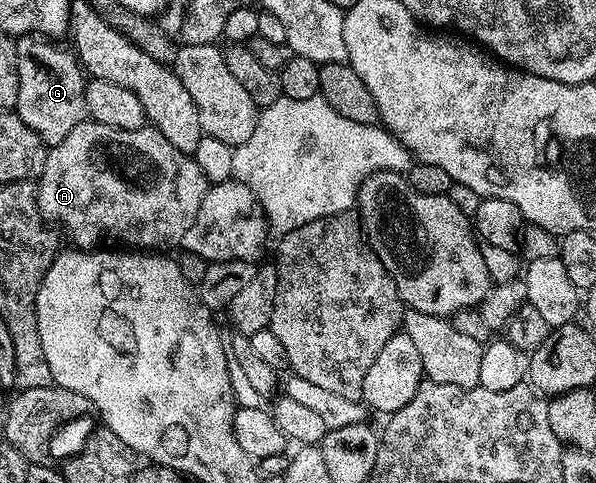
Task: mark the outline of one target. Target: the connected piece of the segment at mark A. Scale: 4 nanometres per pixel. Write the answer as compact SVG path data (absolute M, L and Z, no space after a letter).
M92 120L80 122L75 128L71 128L71 132L67 132L67 136L55 147L49 150L49 155L45 161L43 172L36 179L37 187L37 203L39 204L39 212L44 216L45 221L50 224L56 224L70 238L72 245L77 248L97 248L110 238L110 243L121 244L117 242L126 242L126 247L140 248L145 252L169 252L172 246L180 247L185 240L187 228L191 228L191 224L195 220L195 216L199 212L199 204L203 204L203 196L209 191L211 183L205 178L199 164L196 163L194 155L179 152L179 148L175 148L175 144L171 144L171 140L167 140L167 136L160 134L158 130L152 128L142 128L139 130L120 130L118 126L104 126Z

